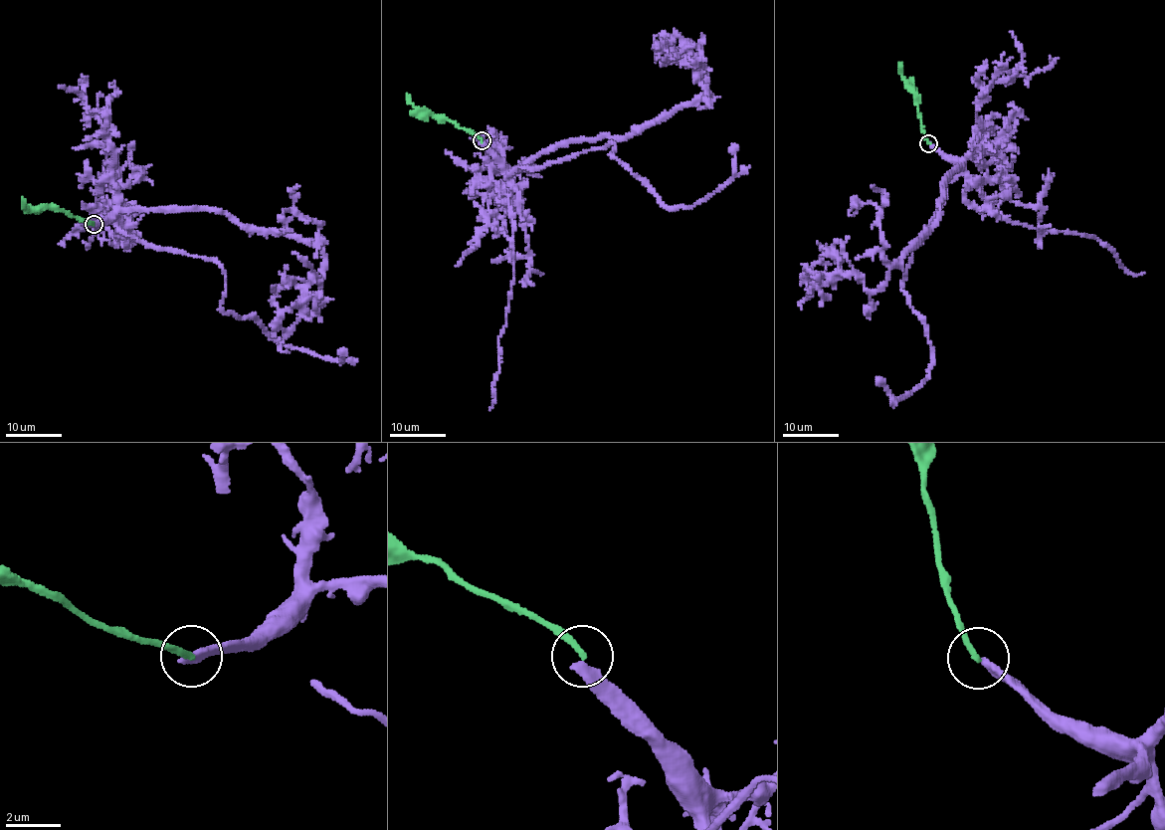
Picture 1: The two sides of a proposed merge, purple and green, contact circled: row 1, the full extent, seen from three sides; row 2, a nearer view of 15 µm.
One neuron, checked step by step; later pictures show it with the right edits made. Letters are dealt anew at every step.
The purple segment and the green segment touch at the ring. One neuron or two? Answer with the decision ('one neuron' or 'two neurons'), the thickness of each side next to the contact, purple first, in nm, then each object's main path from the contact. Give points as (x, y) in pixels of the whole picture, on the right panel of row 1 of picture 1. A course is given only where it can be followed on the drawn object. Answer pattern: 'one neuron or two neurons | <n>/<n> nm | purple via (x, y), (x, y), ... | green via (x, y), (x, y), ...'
two neurons | 380/240 nm | purple via (929, 144), (962, 167), (942, 185), (933, 227), (875, 290), (869, 292), (855, 273), (824, 275), (800, 308) | green via (928, 143), (920, 124), (918, 100), (901, 74), (899, 63)

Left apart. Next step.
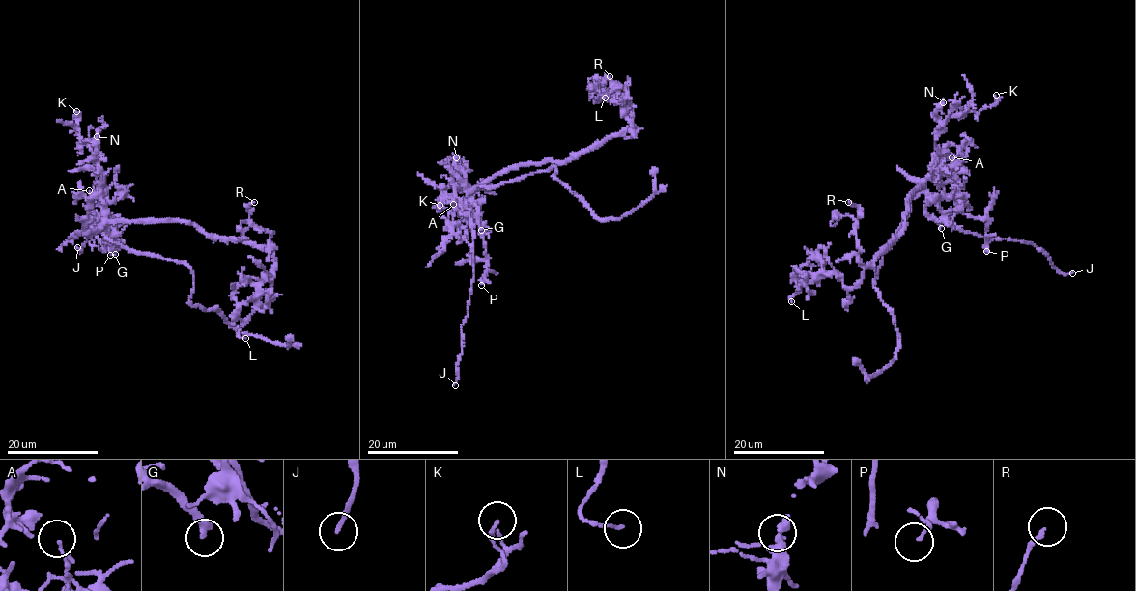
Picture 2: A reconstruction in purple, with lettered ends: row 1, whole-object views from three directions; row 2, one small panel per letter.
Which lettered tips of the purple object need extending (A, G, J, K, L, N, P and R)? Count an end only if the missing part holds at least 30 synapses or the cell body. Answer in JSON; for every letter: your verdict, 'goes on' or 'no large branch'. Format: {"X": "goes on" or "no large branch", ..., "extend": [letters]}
{"A": "no large branch", "G": "goes on", "J": "goes on", "K": "no large branch", "L": "no large branch", "N": "no large branch", "P": "no large branch", "R": "no large branch", "extend": ["G", "J"]}

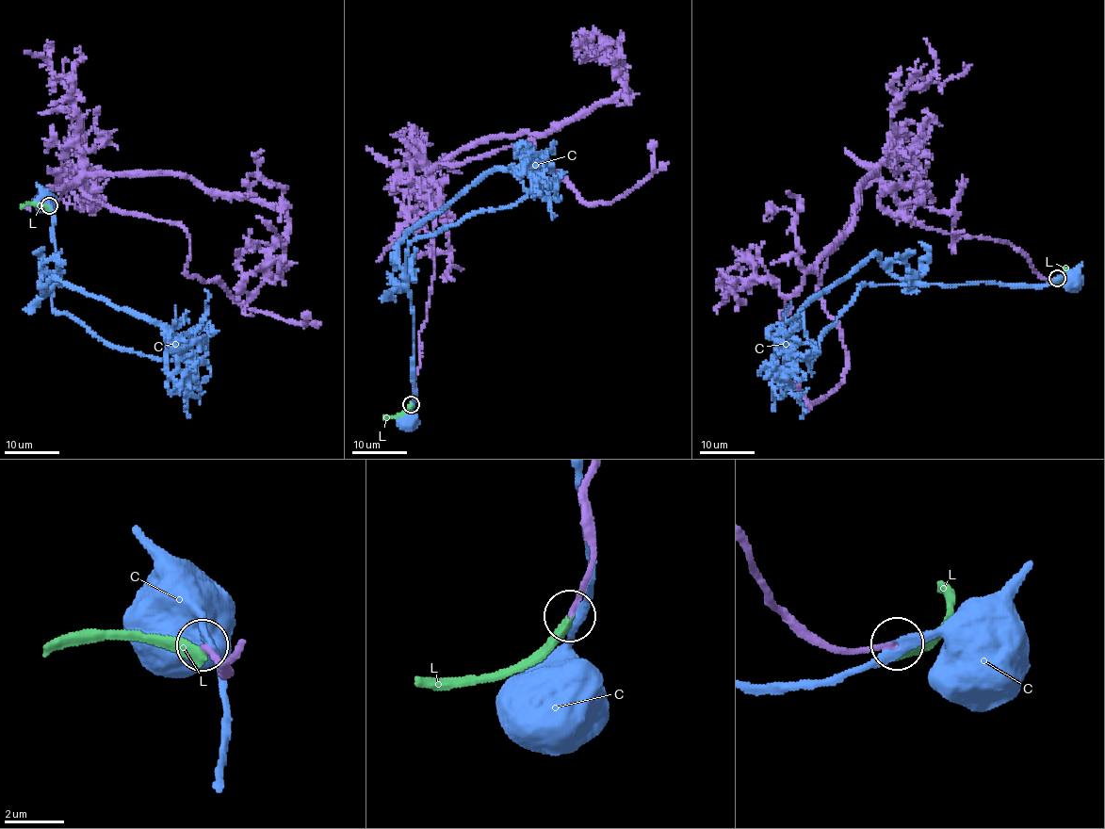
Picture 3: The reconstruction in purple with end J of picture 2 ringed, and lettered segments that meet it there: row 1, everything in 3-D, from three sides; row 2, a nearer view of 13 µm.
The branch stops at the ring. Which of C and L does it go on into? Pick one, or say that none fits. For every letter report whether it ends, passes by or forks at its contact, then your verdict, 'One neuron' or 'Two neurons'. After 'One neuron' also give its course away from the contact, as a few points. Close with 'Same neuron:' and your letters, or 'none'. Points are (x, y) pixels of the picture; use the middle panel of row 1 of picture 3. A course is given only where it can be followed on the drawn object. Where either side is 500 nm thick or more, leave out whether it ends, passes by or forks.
C: It passes by. Two neurons
L: It ends there. Two neurons
Same neuron: none

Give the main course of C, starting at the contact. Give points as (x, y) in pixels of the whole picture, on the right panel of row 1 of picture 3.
C: (1056, 280), (1065, 277), (1070, 283), (1073, 280)

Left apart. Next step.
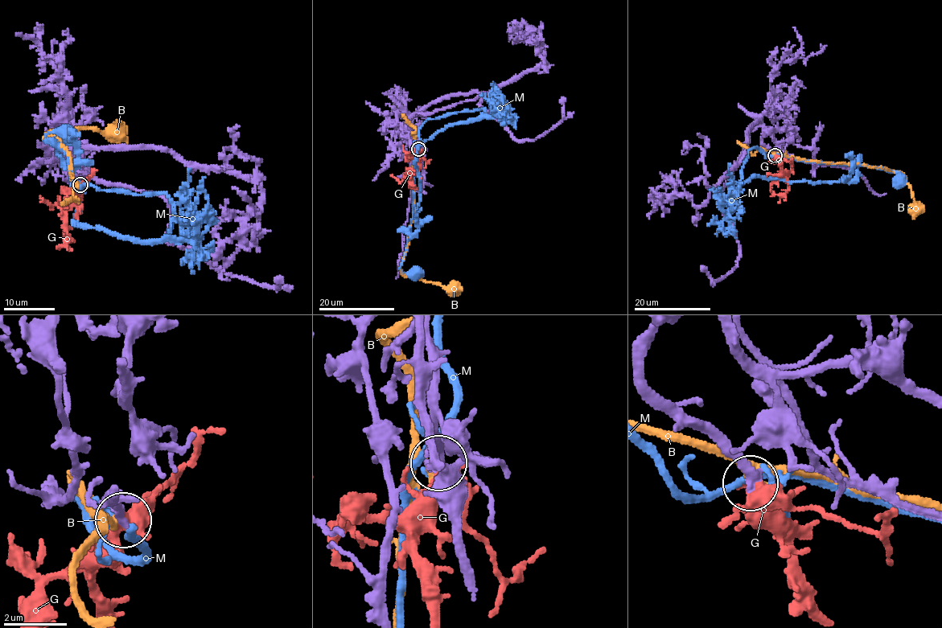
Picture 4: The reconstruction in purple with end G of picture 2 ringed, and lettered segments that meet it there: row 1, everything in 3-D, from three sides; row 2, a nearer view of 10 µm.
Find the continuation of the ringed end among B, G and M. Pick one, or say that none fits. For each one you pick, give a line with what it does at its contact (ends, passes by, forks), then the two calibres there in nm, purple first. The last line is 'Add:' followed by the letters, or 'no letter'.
G: it passes by | 320/400 nm
Add: G

